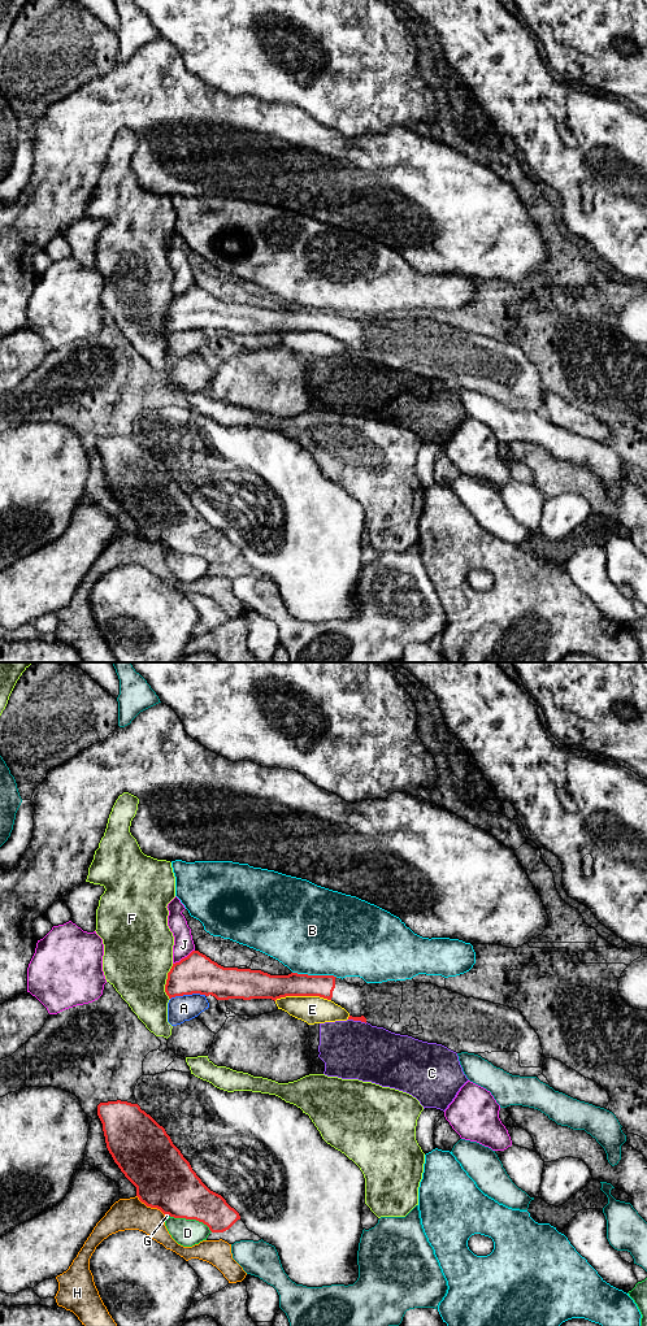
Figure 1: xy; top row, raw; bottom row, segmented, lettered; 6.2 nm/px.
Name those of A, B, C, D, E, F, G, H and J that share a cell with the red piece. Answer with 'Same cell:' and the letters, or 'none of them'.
Same cell: none of them

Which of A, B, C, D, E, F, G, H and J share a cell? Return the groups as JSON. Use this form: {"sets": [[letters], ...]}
{"sets": [["A"], ["B"], ["C"], ["D"], ["E"], ["F"], ["G"], ["H"], ["J"]]}

